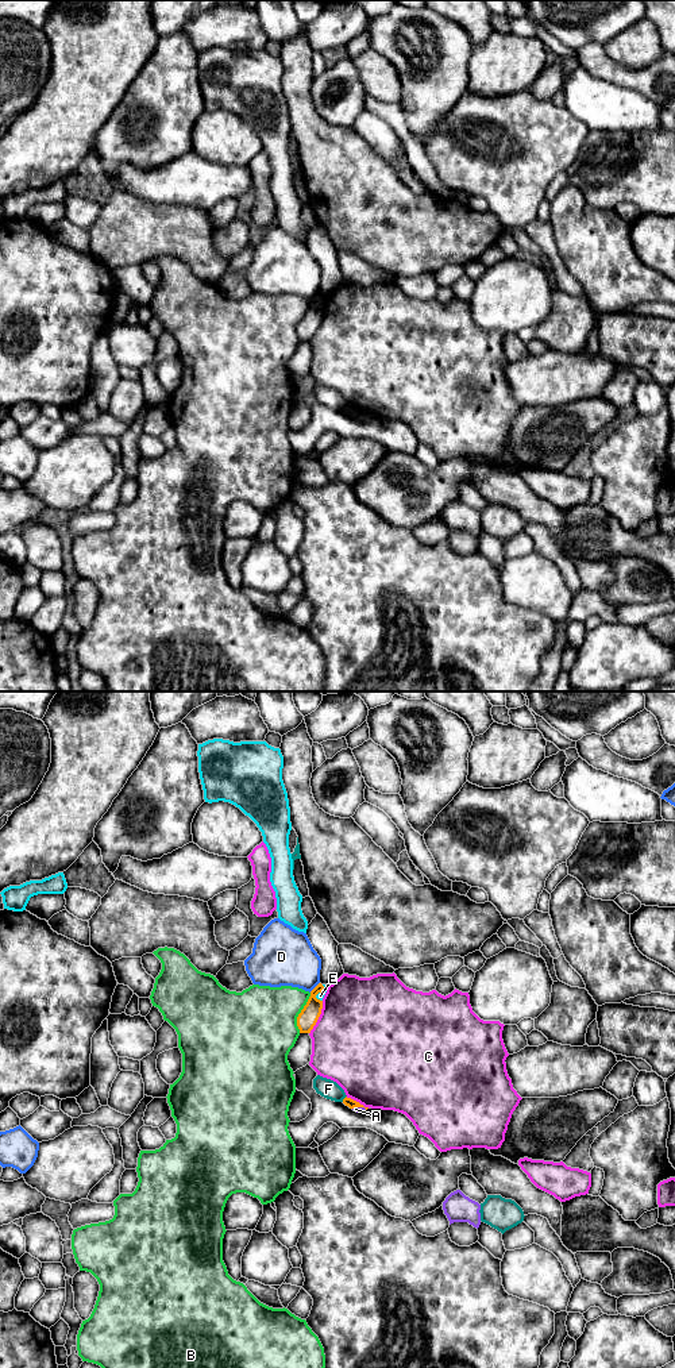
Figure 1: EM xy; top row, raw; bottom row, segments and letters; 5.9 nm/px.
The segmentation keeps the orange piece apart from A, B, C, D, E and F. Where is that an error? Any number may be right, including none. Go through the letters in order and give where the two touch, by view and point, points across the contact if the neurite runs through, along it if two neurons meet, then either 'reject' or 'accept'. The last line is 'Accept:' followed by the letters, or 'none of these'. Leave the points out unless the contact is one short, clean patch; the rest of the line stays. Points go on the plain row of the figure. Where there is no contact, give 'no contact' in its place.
A: xy (359, 415) | along xy (353, 416), (366, 417) | reject
B: xy (300, 322) | along xy (311, 301), (297, 326), (299, 340) | reject
C: xy (319, 324) | reject
D: xy (315, 296) | along xy (319, 291), (309, 300) | reject
E: xy (319, 300) | reject
F: xy (344, 407) | reject
Accept: none of these

